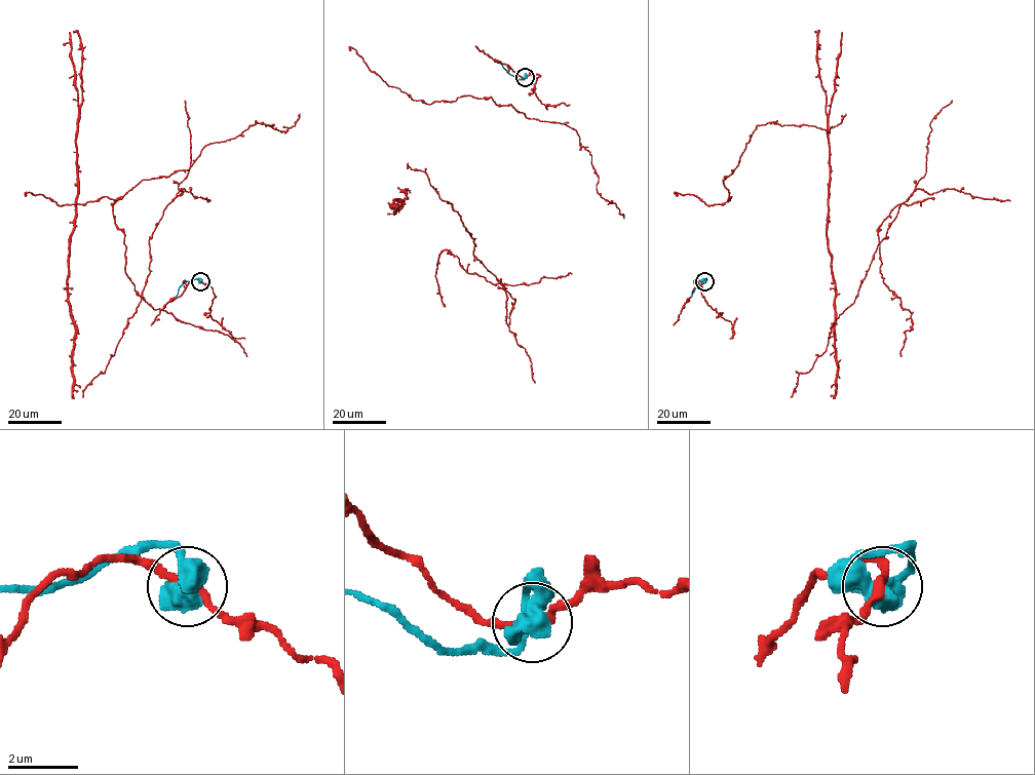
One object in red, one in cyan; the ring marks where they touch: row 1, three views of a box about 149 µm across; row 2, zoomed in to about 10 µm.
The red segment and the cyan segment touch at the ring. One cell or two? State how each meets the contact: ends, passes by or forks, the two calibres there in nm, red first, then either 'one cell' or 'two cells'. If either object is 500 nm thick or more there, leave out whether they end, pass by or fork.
calibres 220 and 750 nm; one cell

